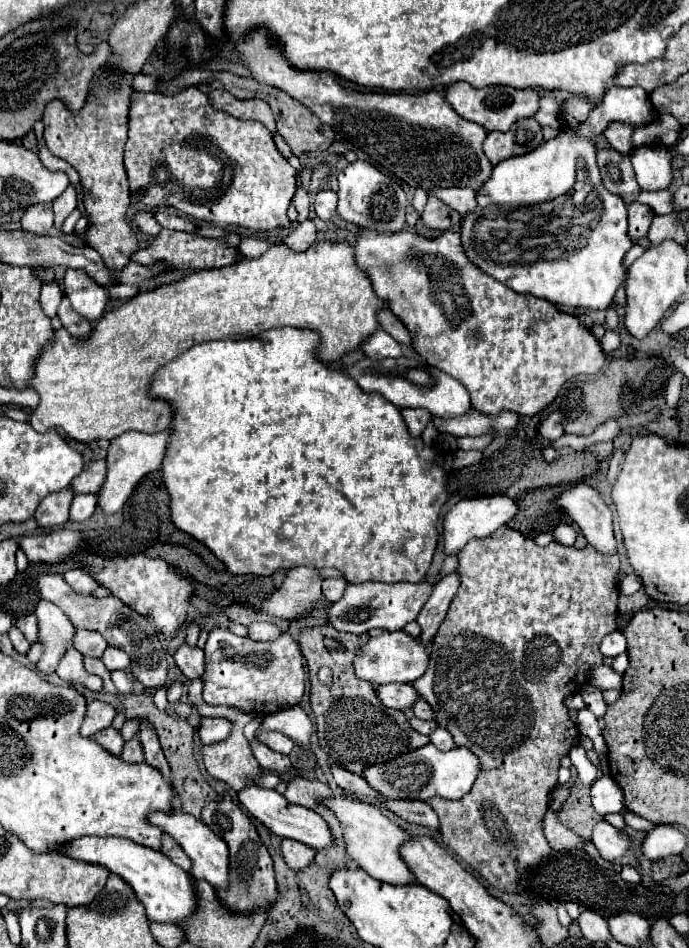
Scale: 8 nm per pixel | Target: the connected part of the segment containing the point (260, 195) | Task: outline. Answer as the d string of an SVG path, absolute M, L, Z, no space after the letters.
M191 87L175 97L161 93L133 93L129 109L129 141L125 169L131 197L149 207L173 207L193 219L213 225L239 225L253 231L289 227L287 209L297 189L297 171L277 151L273 135L259 121L241 121L211 107L207 93Z

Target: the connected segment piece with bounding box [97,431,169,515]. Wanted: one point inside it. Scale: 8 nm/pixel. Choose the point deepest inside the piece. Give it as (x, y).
(134, 454)

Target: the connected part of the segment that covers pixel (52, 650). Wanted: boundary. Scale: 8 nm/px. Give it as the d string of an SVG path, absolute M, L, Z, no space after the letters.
M39 601L35 615L39 619L39 637L43 645L43 655L35 667L43 675L53 675L67 645L73 643L75 629L69 617L49 601Z

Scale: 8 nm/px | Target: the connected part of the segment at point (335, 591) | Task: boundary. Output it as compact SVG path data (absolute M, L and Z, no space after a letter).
M325 579L323 581L323 597L327 601L339 601L343 597L345 587L347 587L347 581L343 581L343 579Z

